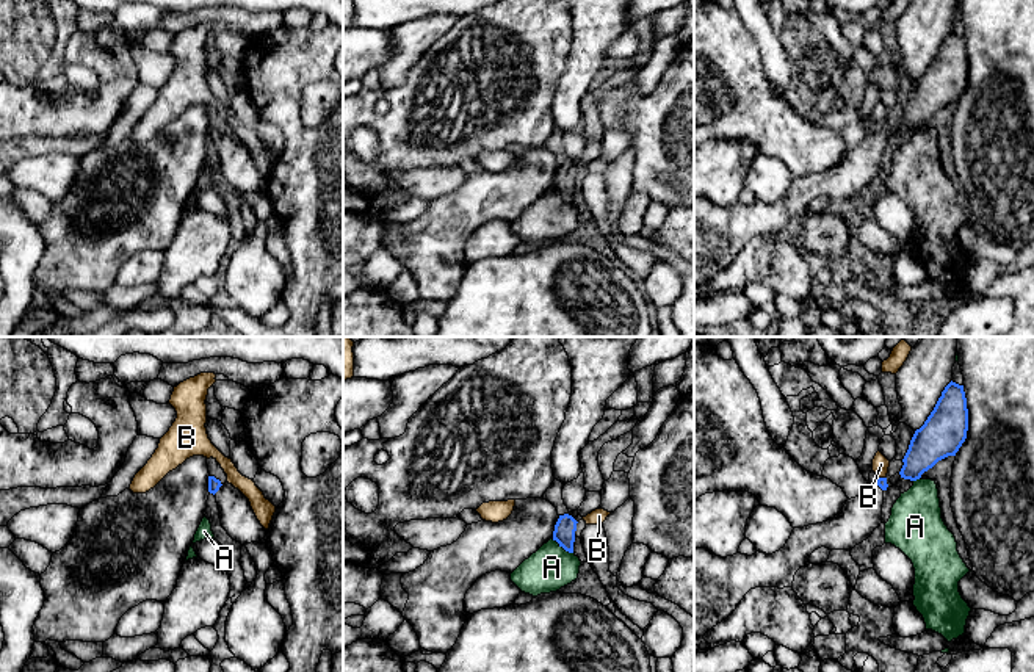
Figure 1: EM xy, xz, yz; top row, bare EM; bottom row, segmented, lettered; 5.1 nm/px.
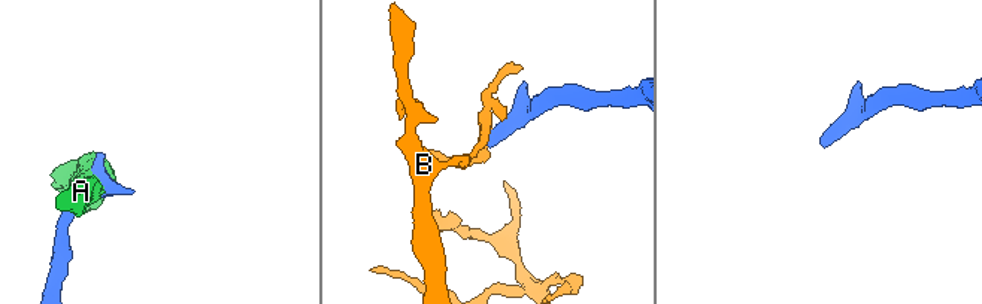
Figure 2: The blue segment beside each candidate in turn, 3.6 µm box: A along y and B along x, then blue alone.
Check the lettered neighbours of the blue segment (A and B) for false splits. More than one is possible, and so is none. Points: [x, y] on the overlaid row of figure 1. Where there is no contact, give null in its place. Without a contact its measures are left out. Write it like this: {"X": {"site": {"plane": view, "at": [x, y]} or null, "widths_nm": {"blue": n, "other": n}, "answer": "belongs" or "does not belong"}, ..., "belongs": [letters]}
{"A": {"site": {"plane": "xz", "at": [563, 547]}, "widths_nm": {"blue": 110, "other": 220}, "answer": "does not belong"}, "B": {"site": {"plane": "yz", "at": [881, 478]}, "widths_nm": {"blue": 50, "other": 90}, "answer": "does not belong"}, "belongs": []}

